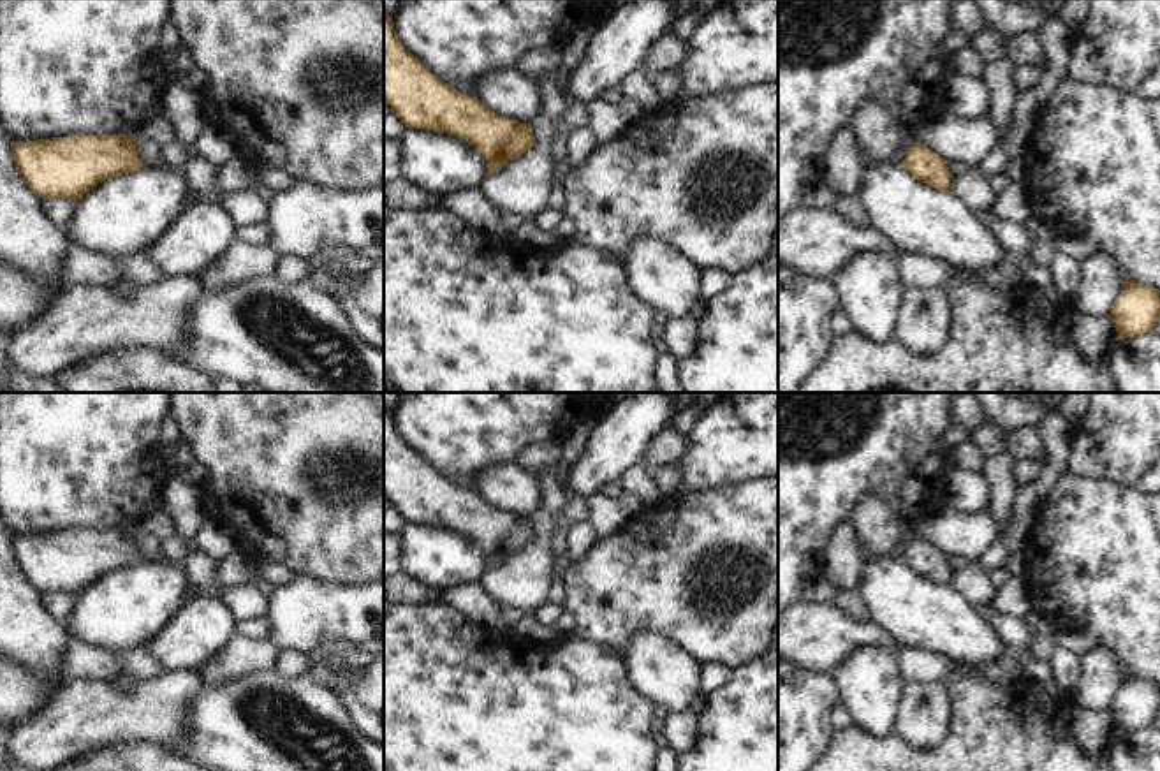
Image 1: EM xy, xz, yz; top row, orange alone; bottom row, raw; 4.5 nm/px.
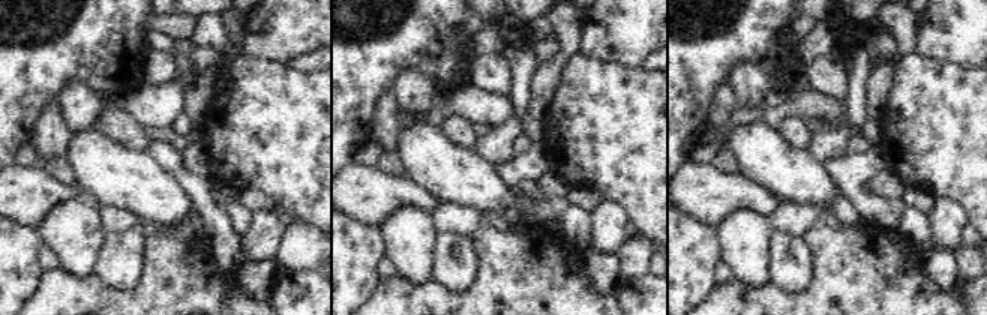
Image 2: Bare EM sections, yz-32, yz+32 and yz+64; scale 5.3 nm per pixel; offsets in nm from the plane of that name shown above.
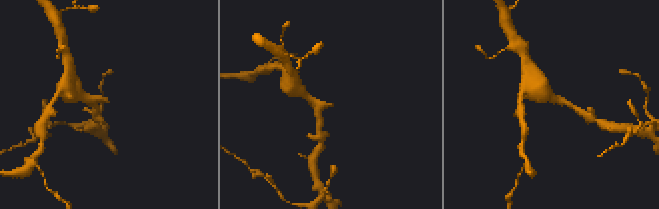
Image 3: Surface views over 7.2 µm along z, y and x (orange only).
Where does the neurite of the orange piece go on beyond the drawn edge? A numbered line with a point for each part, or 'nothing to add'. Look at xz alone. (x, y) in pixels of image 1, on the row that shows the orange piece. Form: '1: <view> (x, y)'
nothing to add

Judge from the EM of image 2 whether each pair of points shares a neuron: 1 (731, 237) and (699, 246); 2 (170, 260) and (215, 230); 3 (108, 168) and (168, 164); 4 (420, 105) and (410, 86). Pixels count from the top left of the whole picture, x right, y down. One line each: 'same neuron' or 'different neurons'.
1: different neurons
2: different neurons
3: different neurons
4: same neuron

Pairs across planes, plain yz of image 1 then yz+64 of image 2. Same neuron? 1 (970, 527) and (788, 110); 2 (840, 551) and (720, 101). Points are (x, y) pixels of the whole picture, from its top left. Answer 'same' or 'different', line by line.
1: same
2: same

